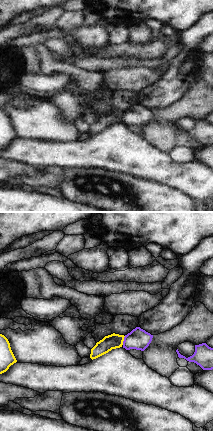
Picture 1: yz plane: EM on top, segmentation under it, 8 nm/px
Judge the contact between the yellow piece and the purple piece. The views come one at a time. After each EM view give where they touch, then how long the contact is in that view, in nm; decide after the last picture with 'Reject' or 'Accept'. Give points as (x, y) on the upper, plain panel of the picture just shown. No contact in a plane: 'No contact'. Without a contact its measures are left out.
Touches yellow at (123, 116). Shared border 80 nm

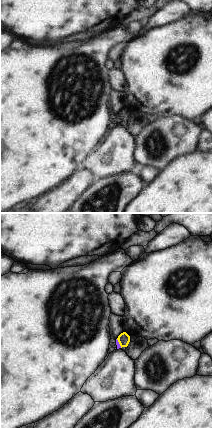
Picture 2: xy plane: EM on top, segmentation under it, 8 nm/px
Touches yellow at (119, 119). Shared border 80 nm

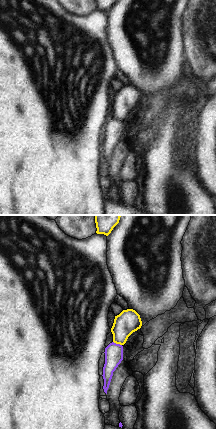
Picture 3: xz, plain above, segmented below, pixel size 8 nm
Touches yellow at (117, 119). Shared border 80 nm

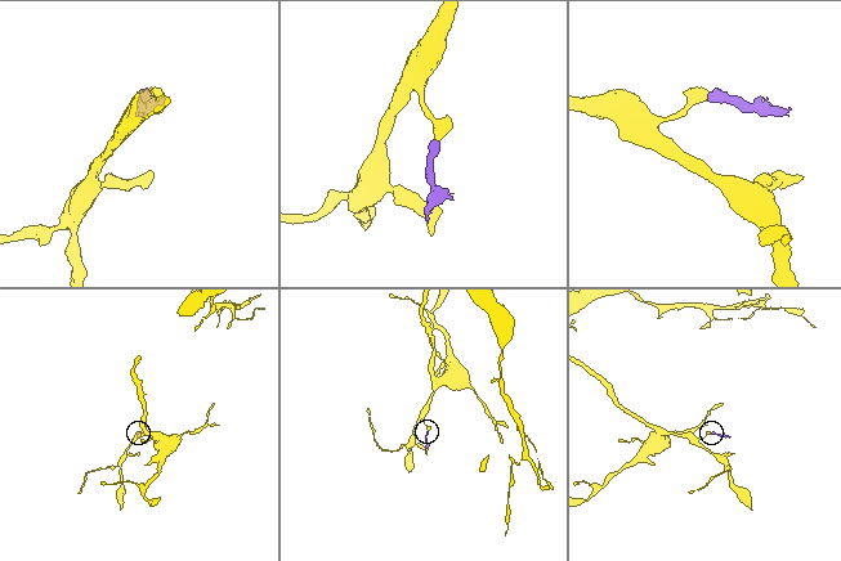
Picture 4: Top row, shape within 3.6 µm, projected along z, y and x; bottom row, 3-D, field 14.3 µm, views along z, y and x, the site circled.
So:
Reject

